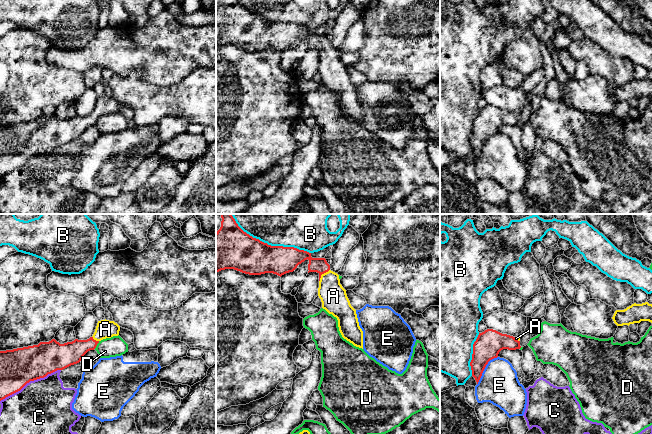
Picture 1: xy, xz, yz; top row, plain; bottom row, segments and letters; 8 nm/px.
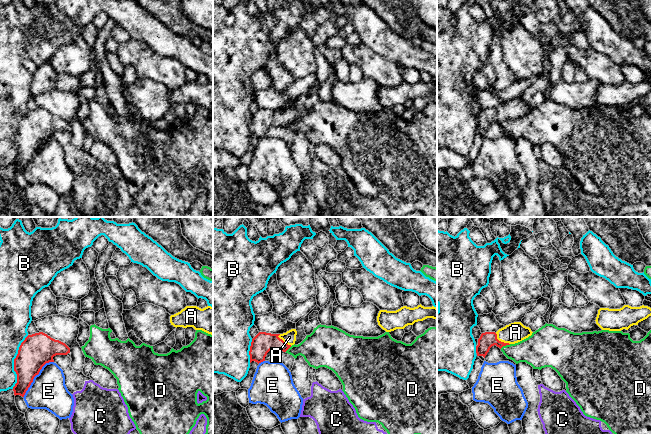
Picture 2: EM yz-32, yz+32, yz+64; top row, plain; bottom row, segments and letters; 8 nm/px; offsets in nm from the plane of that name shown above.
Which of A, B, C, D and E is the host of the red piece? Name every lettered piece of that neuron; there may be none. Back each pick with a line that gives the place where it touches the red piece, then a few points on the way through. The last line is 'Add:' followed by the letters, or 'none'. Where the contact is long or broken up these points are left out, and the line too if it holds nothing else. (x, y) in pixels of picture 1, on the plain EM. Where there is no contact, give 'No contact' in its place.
A: Touches red at xz (322, 49). Path across: xz (296, 32), (307, 32), (322, 49), (329, 57), (333, 72)
Add: A

